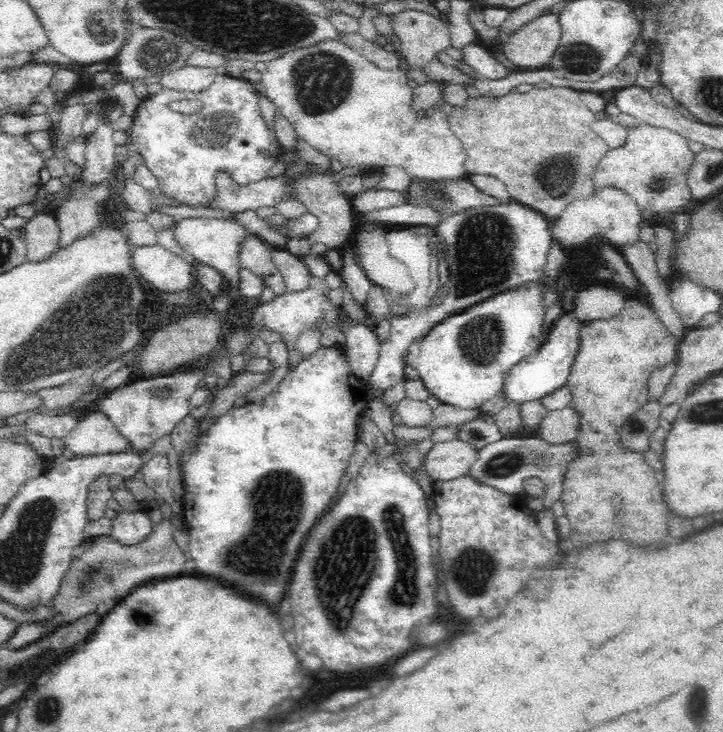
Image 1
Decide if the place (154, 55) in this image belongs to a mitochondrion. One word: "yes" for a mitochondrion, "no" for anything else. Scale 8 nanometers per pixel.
yes

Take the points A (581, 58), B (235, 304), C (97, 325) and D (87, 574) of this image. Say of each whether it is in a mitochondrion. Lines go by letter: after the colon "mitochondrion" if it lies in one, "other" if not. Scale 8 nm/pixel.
A: mitochondrion
B: other
C: mitochondrion
D: mitochondrion

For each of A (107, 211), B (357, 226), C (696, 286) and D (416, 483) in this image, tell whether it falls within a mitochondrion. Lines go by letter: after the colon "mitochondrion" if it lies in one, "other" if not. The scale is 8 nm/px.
A: other
B: other
C: other
D: other

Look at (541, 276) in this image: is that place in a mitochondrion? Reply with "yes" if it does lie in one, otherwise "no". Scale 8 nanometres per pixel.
no

